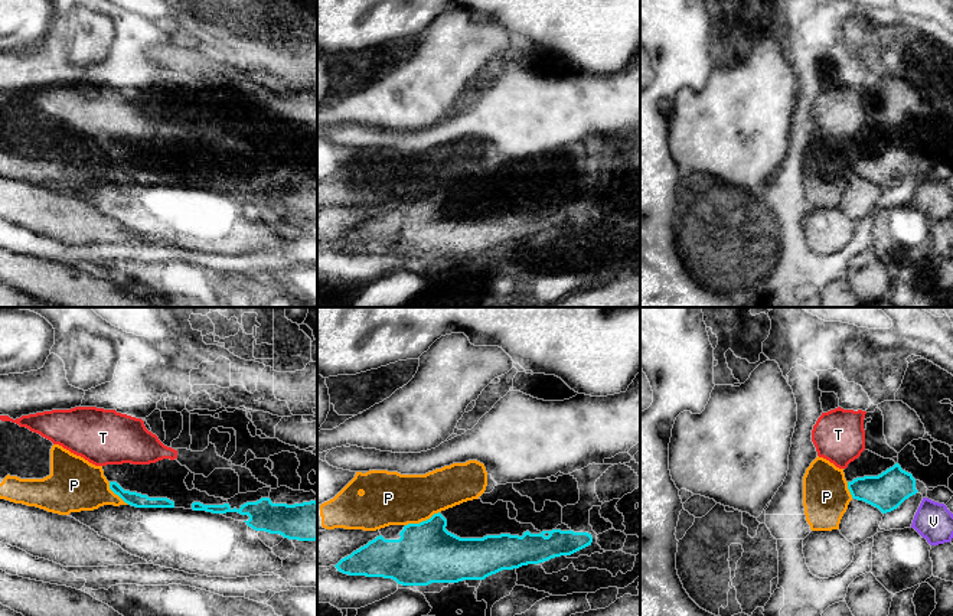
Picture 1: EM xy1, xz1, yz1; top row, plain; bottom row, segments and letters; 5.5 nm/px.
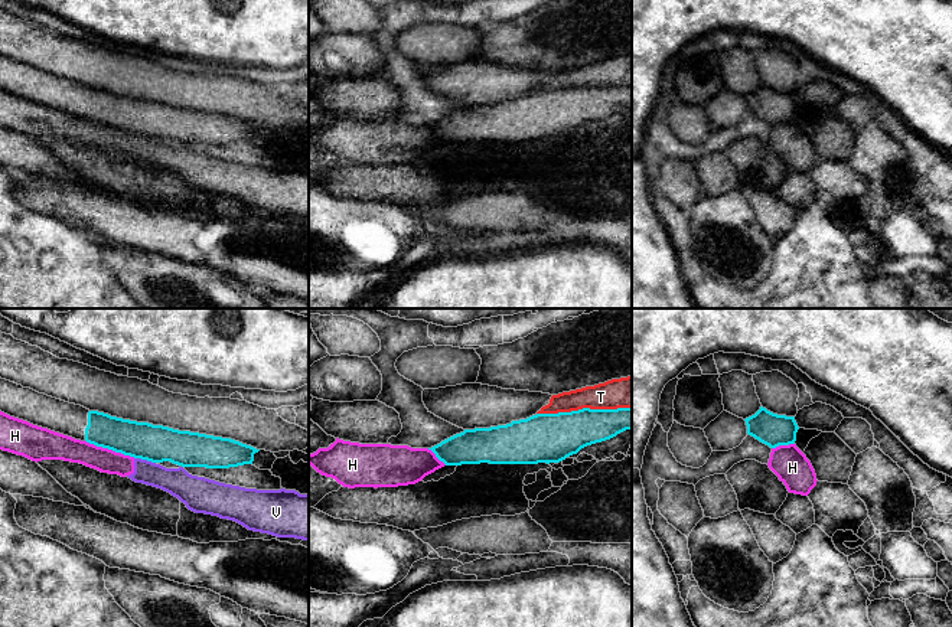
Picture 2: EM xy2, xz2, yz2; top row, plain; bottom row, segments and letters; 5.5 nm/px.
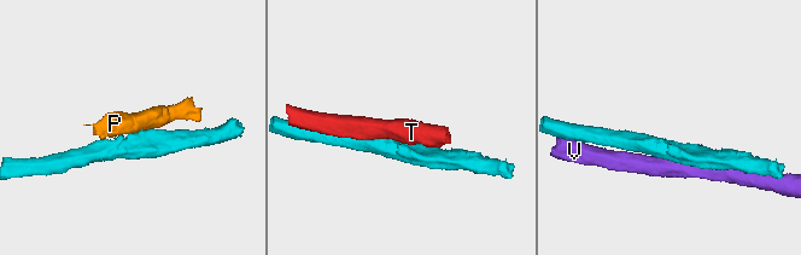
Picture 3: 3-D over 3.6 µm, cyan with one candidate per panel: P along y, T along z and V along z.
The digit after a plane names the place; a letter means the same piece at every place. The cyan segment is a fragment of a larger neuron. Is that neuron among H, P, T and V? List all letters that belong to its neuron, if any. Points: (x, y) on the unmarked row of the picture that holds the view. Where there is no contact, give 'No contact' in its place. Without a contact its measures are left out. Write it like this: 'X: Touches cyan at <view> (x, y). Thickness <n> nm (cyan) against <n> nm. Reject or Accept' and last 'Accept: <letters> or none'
H: Touches cyan at xy2 (110, 126). Thickness 200 nm (cyan) against 140 nm. Reject
P: Touches cyan at xz1 (423, 198). Thickness 340 nm (cyan) against 300 nm. Reject
T: Touches cyan at xz2 (583, 85). Thickness 280 nm (cyan) against 170 nm. Reject
V: Touches cyan at xy2 (144, 136). Thickness 200 nm (cyan) against 160 nm. Reject
Accept: none

